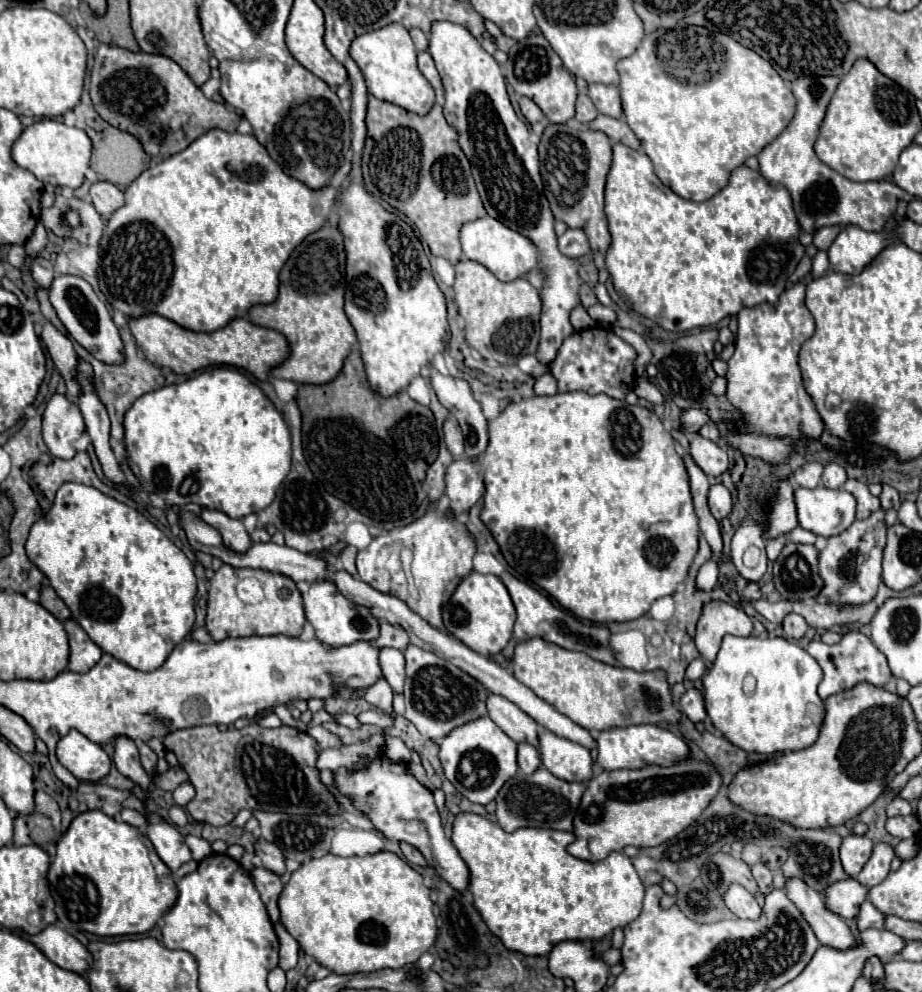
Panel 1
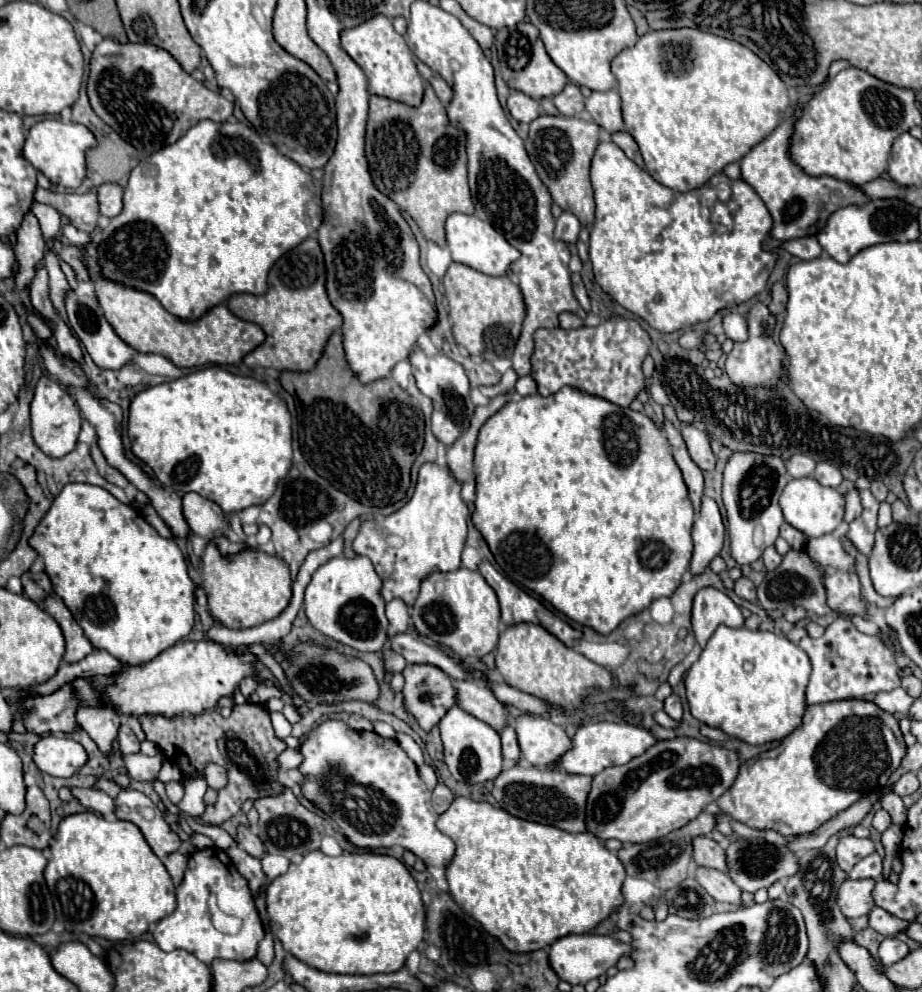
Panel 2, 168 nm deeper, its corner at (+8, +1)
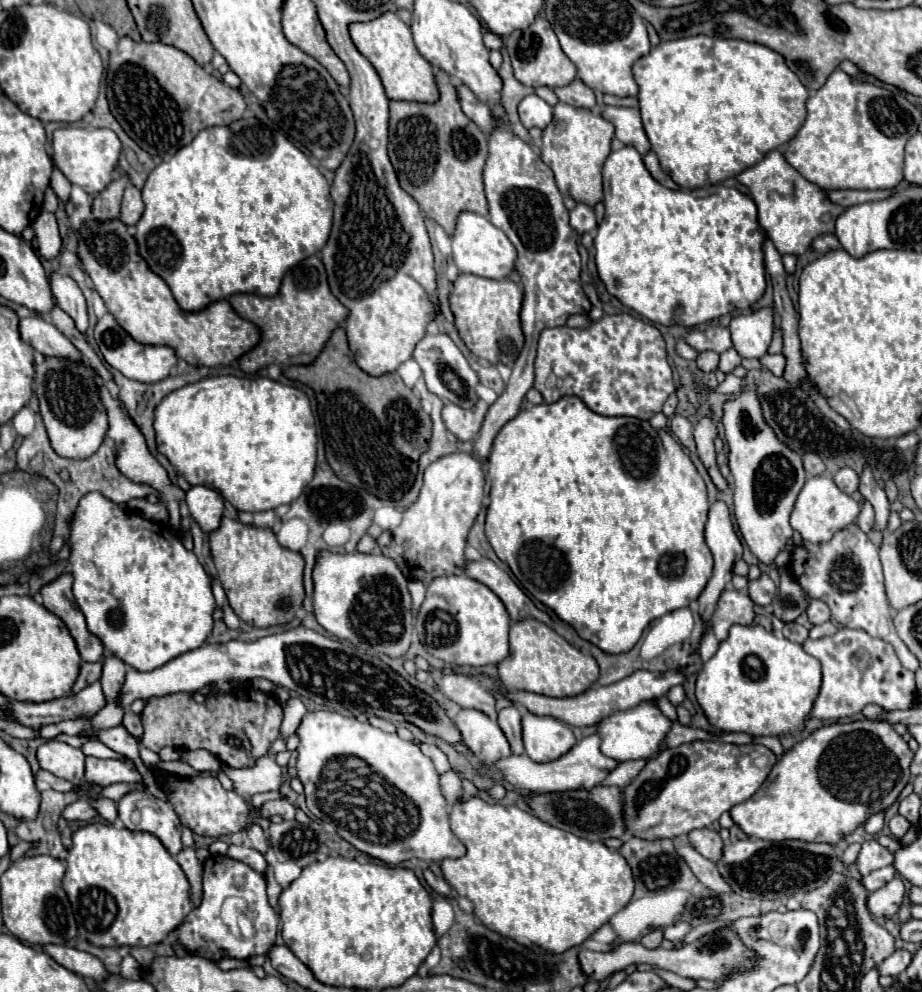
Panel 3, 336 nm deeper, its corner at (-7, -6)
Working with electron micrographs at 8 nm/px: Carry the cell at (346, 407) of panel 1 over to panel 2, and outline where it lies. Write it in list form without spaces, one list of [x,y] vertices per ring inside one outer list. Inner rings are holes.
[[[335,329],[323,349],[321,359],[311,371],[281,371],[279,381],[285,391],[295,393],[299,419],[299,445],[305,459],[321,477],[329,479],[335,489],[369,507],[383,507],[401,501],[409,487],[409,471],[423,447],[423,411],[415,399],[405,393],[391,377],[363,385],[349,369],[343,353],[341,331]]]

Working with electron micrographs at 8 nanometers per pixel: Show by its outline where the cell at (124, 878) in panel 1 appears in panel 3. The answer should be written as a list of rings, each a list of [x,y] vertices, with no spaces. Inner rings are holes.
[[[106,822],[82,826],[82,828],[78,828],[72,834],[72,848],[70,848],[68,858],[66,858],[66,874],[64,874],[64,880],[62,880],[62,888],[68,894],[72,910],[76,912],[78,934],[84,936],[88,942],[92,942],[96,946],[112,946],[112,948],[116,948],[116,946],[150,946],[150,944],[158,944],[158,942],[166,940],[166,936],[170,934],[170,930],[174,930],[190,914],[190,910],[194,908],[194,904],[190,902],[190,886],[188,886],[188,880],[186,880],[182,868],[168,854],[168,850],[164,848],[164,844],[154,834],[150,834],[150,832],[132,832],[128,828],[116,828],[116,826],[106,824]]]

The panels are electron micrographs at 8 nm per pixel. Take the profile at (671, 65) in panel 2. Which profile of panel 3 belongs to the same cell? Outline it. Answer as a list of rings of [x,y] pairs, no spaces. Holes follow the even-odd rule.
[[[704,34],[698,36],[690,36],[690,38],[680,38],[680,40],[670,40],[670,42],[660,42],[658,46],[654,46],[646,56],[642,56],[640,60],[634,62],[632,66],[634,72],[634,80],[640,88],[638,92],[638,102],[640,102],[640,114],[642,114],[642,124],[644,124],[644,132],[652,144],[652,150],[656,152],[660,166],[664,168],[664,172],[684,190],[694,190],[694,188],[702,188],[704,180],[708,184],[718,184],[724,182],[732,176],[738,176],[740,172],[744,172],[746,168],[758,164],[770,150],[782,148],[802,126],[804,118],[806,118],[806,100],[808,100],[808,90],[800,84],[798,76],[784,64],[784,58],[762,46],[762,44],[752,44],[752,42],[744,42],[744,40],[726,40],[726,38],[710,38]]]

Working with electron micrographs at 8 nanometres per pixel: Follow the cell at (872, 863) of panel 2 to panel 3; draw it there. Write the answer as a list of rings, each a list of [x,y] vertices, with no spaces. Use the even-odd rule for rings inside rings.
[[[884,866],[884,868],[878,868],[878,870],[870,872],[868,876],[864,876],[862,884],[866,886],[868,892],[874,892],[874,890],[882,888],[886,882],[890,882],[894,878],[894,874],[896,874],[894,866]]]

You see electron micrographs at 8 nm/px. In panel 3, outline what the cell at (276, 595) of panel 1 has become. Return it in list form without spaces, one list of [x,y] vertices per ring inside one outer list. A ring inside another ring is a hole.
[[[222,518],[220,528],[210,532],[210,552],[228,604],[242,622],[268,628],[288,624],[294,618],[304,602],[304,558],[298,552],[282,548],[272,530]]]

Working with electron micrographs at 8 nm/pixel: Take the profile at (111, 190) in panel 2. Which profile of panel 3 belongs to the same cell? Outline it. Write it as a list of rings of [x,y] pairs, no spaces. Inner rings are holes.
[[[128,184],[128,188],[124,190],[124,198],[122,198],[122,212],[120,212],[120,220],[126,226],[134,226],[140,216],[144,212],[144,202],[140,196],[140,190],[134,188],[132,184]]]

